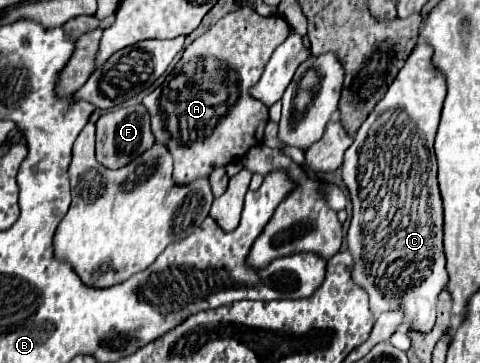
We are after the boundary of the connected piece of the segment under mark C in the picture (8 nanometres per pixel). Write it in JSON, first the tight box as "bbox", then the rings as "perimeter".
{"bbox":[342,43,448,333],"perimeter":[[[418,43],[412,53],[408,55],[404,67],[398,71],[394,83],[388,87],[386,95],[380,99],[380,103],[374,107],[374,111],[368,115],[368,119],[362,123],[362,127],[358,129],[356,137],[354,137],[354,143],[346,149],[346,155],[344,155],[344,163],[342,163],[342,179],[348,187],[348,193],[350,193],[350,199],[352,199],[352,221],[350,221],[350,227],[348,227],[348,251],[352,253],[354,257],[354,273],[352,273],[352,279],[354,283],[358,283],[368,295],[370,295],[370,311],[374,313],[374,317],[378,317],[380,313],[384,311],[390,311],[390,309],[398,309],[398,307],[404,307],[406,311],[406,319],[408,323],[412,325],[414,331],[418,333],[430,333],[432,327],[434,327],[434,321],[436,321],[436,303],[438,303],[438,295],[442,289],[446,289],[448,285],[448,273],[446,273],[446,267],[444,267],[444,235],[442,235],[442,227],[444,227],[444,219],[442,219],[442,195],[440,195],[440,187],[438,187],[438,165],[436,165],[436,155],[434,155],[434,135],[436,135],[436,129],[438,129],[438,121],[440,121],[440,111],[442,111],[442,103],[444,103],[444,97],[446,97],[446,81],[444,77],[432,67],[432,49],[430,45],[424,45],[424,43]]]}

